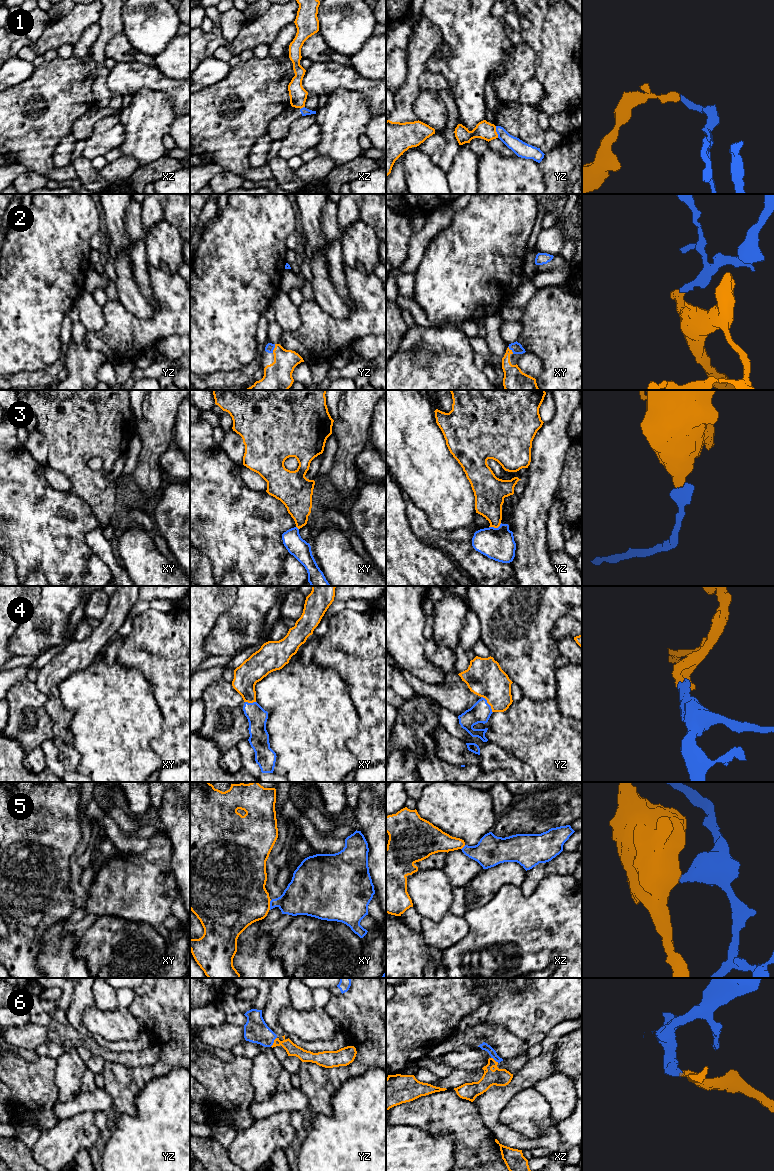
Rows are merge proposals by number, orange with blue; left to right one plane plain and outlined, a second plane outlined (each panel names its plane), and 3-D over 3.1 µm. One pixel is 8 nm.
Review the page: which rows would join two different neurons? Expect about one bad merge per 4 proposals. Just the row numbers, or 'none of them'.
1, 3, 5

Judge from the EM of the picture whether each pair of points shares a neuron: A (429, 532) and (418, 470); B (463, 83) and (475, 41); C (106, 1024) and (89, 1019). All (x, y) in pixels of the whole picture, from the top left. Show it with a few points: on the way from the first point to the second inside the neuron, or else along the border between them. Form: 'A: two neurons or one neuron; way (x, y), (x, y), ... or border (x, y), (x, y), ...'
A: two neurons; border (410, 499), (425, 514), (433, 527), (445, 530)
B: one neuron; way (467, 73), (474, 51)
C: one neuron; way (102, 1023), (93, 1019)

